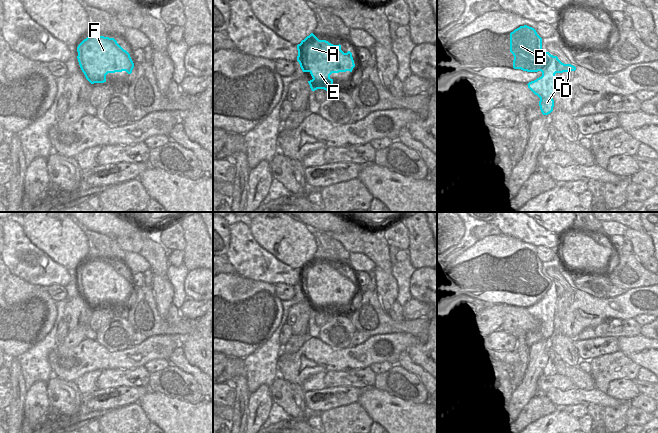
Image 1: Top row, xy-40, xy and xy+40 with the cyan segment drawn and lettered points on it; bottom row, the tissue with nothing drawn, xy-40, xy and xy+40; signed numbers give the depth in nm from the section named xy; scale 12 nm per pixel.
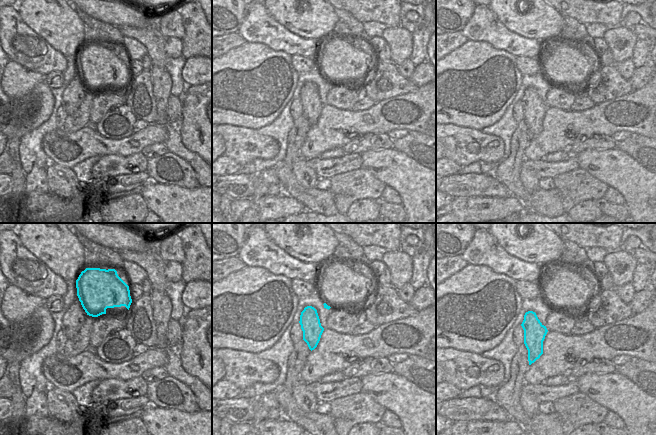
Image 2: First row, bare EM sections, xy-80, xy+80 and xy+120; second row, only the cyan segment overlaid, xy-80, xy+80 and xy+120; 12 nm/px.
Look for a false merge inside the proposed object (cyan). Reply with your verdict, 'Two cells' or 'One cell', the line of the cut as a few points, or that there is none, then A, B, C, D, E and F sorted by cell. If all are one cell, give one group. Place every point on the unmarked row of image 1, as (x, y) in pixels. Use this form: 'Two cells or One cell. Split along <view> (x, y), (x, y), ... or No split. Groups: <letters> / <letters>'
Two cells. Split along xy (330, 302), (313, 303). Groups: A B D E F / C.

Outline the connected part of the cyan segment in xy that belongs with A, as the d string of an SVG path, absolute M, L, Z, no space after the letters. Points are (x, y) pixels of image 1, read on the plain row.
M313 257L297 269L297 285L303 296L309 296L315 304L330 303L332 297L352 296L355 291L352 277L344 277L341 269L319 264Z

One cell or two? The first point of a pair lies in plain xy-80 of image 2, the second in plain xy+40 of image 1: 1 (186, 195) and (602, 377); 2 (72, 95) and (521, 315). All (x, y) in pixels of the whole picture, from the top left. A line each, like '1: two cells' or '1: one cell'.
1: one cell
2: one cell

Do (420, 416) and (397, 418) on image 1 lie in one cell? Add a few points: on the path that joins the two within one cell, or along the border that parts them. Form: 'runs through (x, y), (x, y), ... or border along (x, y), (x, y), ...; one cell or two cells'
runs through (414, 418), (403, 418); one cell

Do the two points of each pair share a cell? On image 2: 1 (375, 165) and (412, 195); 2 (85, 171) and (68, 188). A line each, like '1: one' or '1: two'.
1: one
2: two

